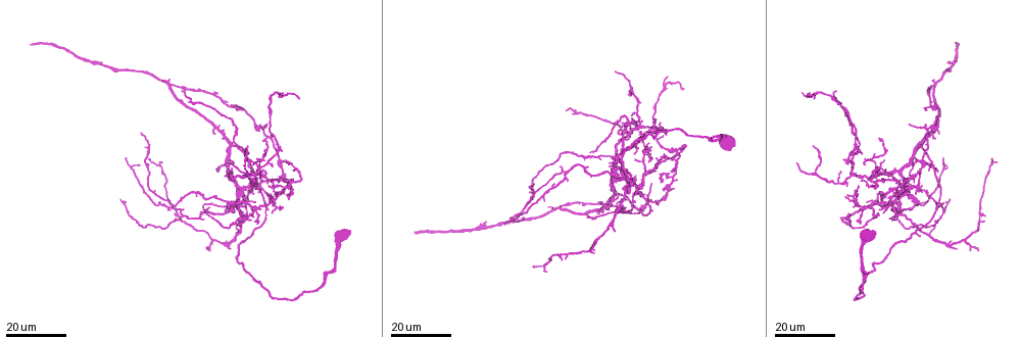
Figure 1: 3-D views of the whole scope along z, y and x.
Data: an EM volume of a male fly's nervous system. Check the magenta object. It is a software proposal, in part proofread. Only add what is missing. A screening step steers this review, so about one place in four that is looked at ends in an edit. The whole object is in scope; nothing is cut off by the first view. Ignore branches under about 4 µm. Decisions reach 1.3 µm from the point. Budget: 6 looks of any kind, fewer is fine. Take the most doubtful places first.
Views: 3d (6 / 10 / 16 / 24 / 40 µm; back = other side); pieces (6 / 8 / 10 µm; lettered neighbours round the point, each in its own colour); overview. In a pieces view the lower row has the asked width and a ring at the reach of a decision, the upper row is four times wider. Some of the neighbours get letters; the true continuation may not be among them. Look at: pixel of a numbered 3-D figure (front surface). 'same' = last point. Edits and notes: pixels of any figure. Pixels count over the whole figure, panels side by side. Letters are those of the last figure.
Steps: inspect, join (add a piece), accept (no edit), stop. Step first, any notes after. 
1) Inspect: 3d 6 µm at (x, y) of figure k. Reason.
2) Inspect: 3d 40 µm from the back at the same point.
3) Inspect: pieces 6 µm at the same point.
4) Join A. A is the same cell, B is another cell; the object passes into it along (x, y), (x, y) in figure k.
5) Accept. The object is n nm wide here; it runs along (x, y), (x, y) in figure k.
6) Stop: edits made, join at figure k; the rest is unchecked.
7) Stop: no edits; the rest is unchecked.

Inspect: 3d 16 µm at (414, 232) of figure 1. Branch stops here.

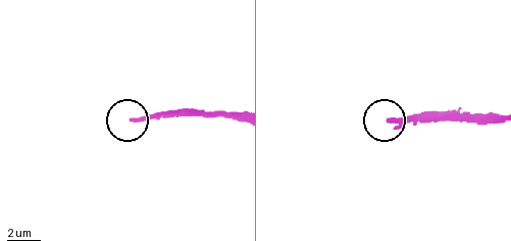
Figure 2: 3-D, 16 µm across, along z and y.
Inspect: pieces 6 µm at (131, 120) of figure 2.

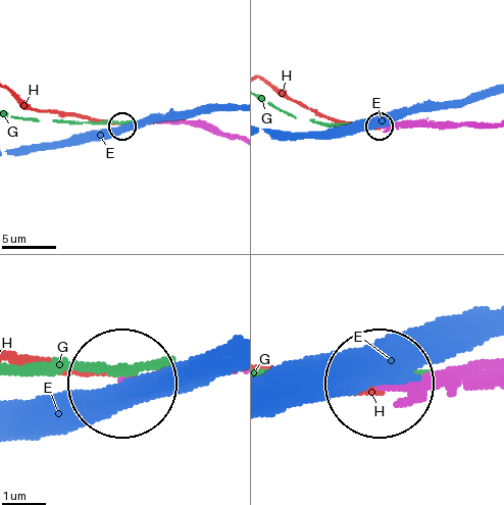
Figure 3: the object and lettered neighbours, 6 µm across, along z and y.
Accept. E, G and H are other cells; no lettered piece goes on from it.

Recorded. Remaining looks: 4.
Inspect: 3d 24 µm at (613, 157) of figure 1. Tapers out.

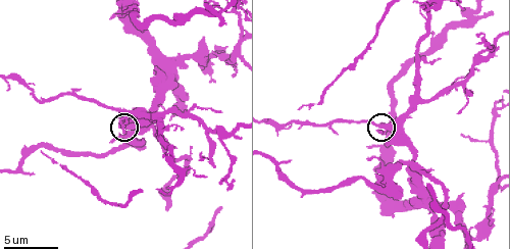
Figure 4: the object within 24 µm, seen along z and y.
Inspect: pieces 8 µm at (380, 131) of figure 4. What lies round it.

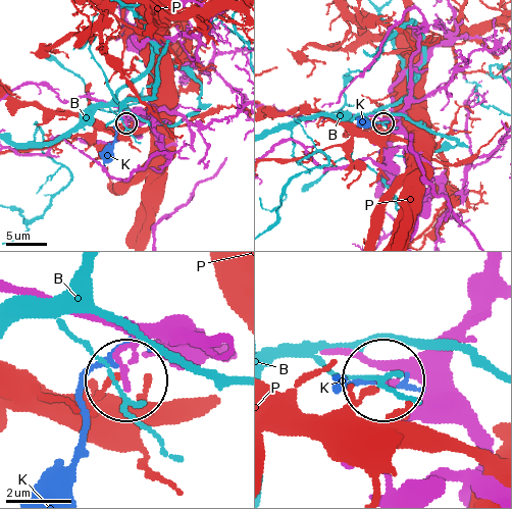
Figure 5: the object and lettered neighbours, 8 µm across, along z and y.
Accept. B, K and P are other cells; no lettered piece goes on from it.

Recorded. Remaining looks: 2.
Inspect: 3d 24 µm at (127, 158) of figure 1. Branch stops here.

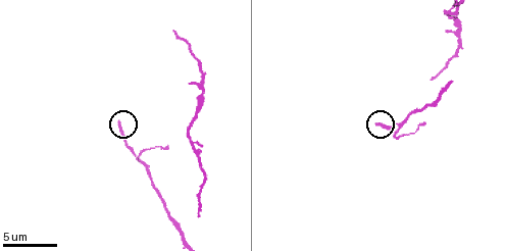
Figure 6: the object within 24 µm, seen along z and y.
Inspect: pieces 10 µm at (119, 120) of figure 6.

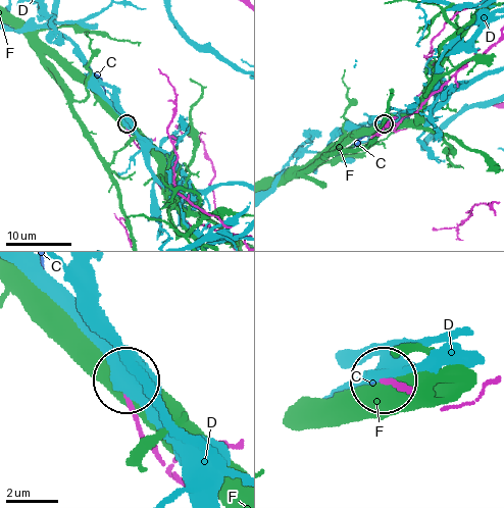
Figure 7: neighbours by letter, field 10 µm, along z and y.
Join C. C is the same cell, D and F are other cells; the neuron continues.

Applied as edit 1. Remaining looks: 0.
Stop: edits made, join at figure 7; the rest is unchecked.

